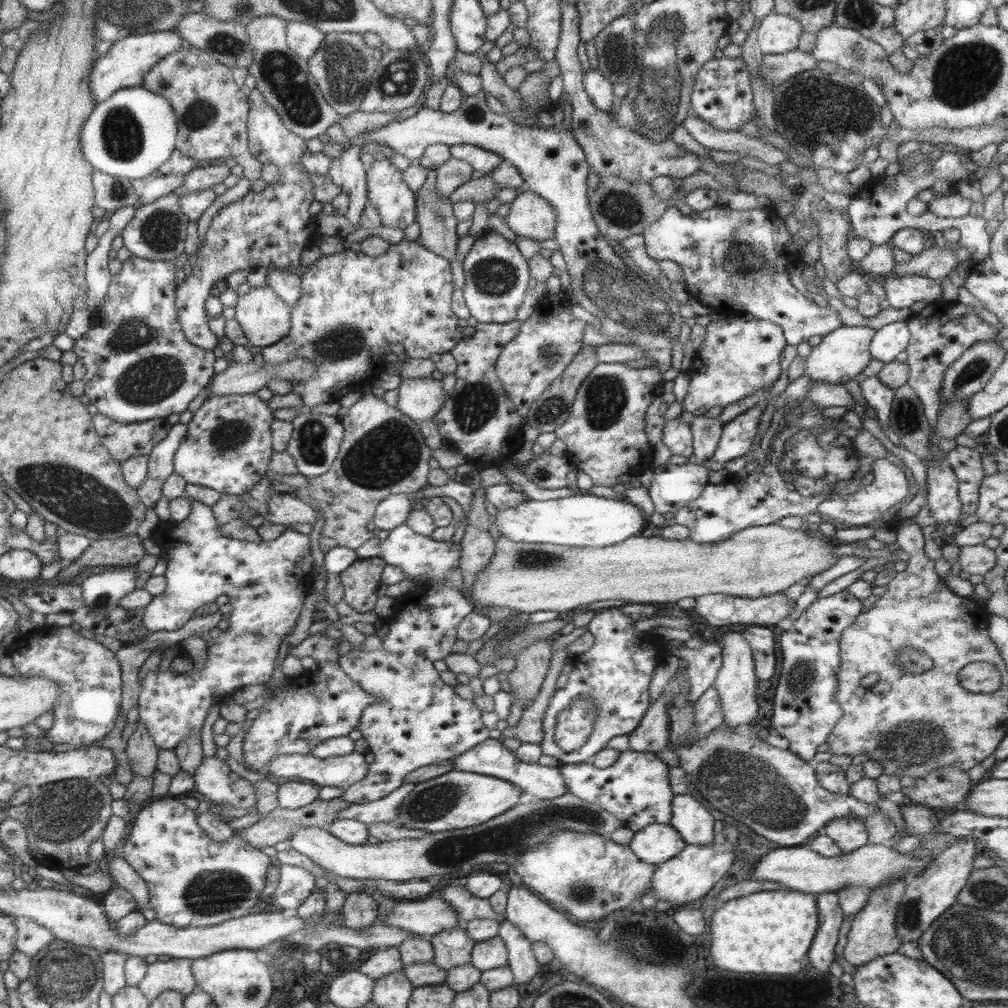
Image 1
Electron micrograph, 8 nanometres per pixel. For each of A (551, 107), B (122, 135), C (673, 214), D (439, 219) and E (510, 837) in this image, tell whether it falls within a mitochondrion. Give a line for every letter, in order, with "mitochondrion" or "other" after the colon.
A: other
B: mitochondrion
C: other
D: mitochondrion
E: mitochondrion

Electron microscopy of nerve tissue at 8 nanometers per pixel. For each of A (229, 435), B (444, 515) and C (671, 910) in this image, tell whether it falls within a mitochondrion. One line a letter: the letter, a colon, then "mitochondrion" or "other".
A: mitochondrion
B: other
C: other

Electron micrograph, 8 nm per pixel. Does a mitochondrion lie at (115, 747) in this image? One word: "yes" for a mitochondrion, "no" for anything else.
no

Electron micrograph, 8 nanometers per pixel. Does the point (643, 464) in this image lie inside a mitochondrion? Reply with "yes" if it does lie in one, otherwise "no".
no

